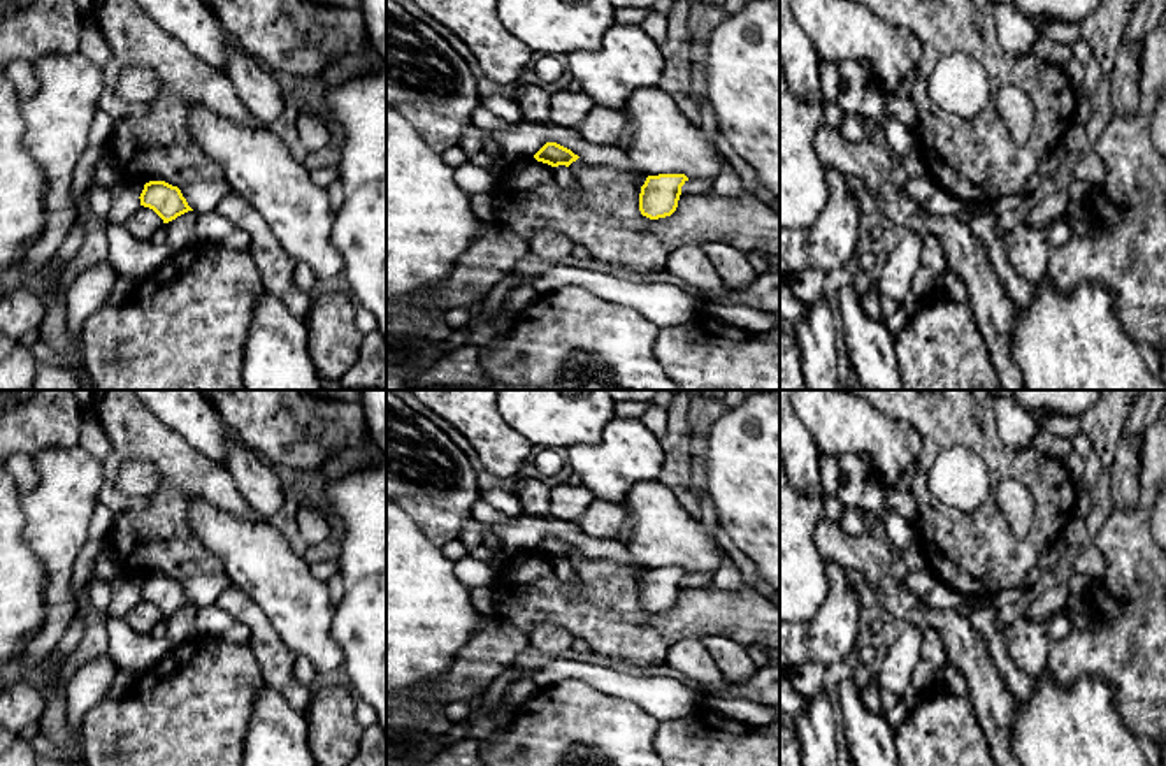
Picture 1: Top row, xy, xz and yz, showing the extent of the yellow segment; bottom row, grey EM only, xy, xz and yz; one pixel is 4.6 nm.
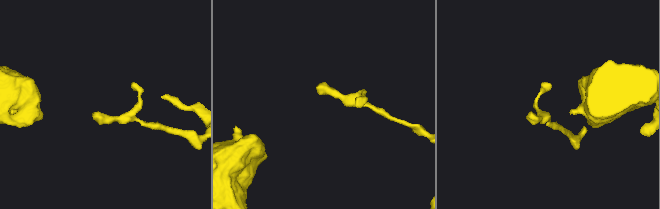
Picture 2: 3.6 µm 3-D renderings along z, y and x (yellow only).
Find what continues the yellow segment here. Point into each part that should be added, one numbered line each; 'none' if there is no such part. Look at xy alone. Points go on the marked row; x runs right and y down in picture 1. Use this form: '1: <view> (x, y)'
none

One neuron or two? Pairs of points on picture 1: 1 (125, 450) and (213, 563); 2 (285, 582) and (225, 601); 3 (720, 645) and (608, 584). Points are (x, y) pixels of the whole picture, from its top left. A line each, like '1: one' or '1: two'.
1: one
2: two
3: two

